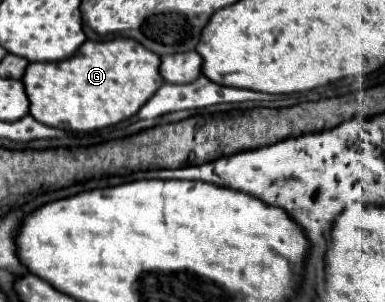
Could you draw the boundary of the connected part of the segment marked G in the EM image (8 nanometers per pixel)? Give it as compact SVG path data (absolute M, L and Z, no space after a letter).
M133 38L107 42L87 40L75 56L61 62L29 64L23 76L31 100L29 114L53 128L71 132L93 132L131 118L159 90L161 58Z

